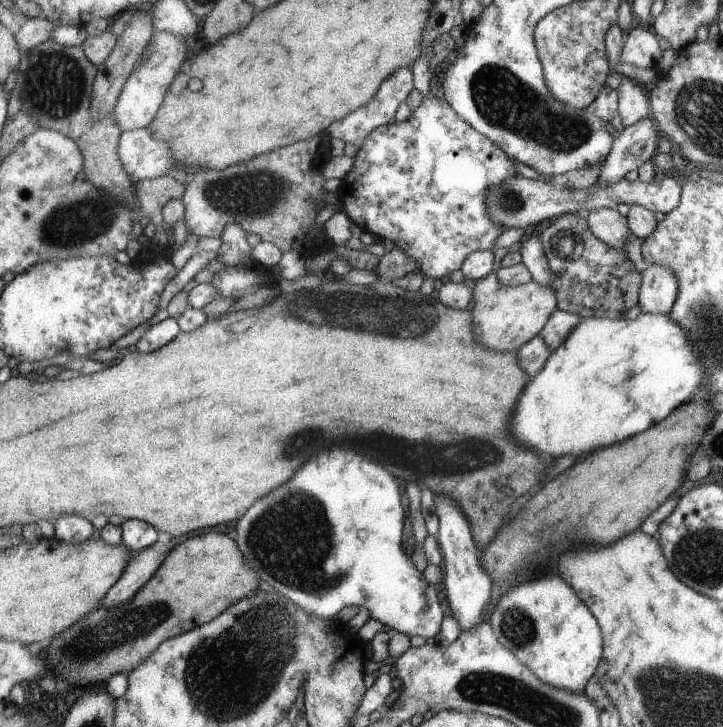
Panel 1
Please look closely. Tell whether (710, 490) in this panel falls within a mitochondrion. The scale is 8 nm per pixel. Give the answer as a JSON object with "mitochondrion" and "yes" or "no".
{"mitochondrion":"no"}

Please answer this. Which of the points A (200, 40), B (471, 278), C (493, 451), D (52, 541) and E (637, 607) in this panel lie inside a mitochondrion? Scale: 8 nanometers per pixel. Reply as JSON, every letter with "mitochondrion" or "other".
{"A":"other","B":"other","C":"mitochondrion","D":"other","E":"other"}

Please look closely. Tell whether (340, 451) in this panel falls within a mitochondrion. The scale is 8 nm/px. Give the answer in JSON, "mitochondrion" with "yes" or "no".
{"mitochondrion":"yes"}

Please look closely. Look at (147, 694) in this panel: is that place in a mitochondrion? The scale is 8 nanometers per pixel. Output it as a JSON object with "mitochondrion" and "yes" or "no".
{"mitochondrion":"no"}

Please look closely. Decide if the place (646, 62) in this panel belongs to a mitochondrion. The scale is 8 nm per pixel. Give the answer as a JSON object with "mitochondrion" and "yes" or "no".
{"mitochondrion":"no"}

